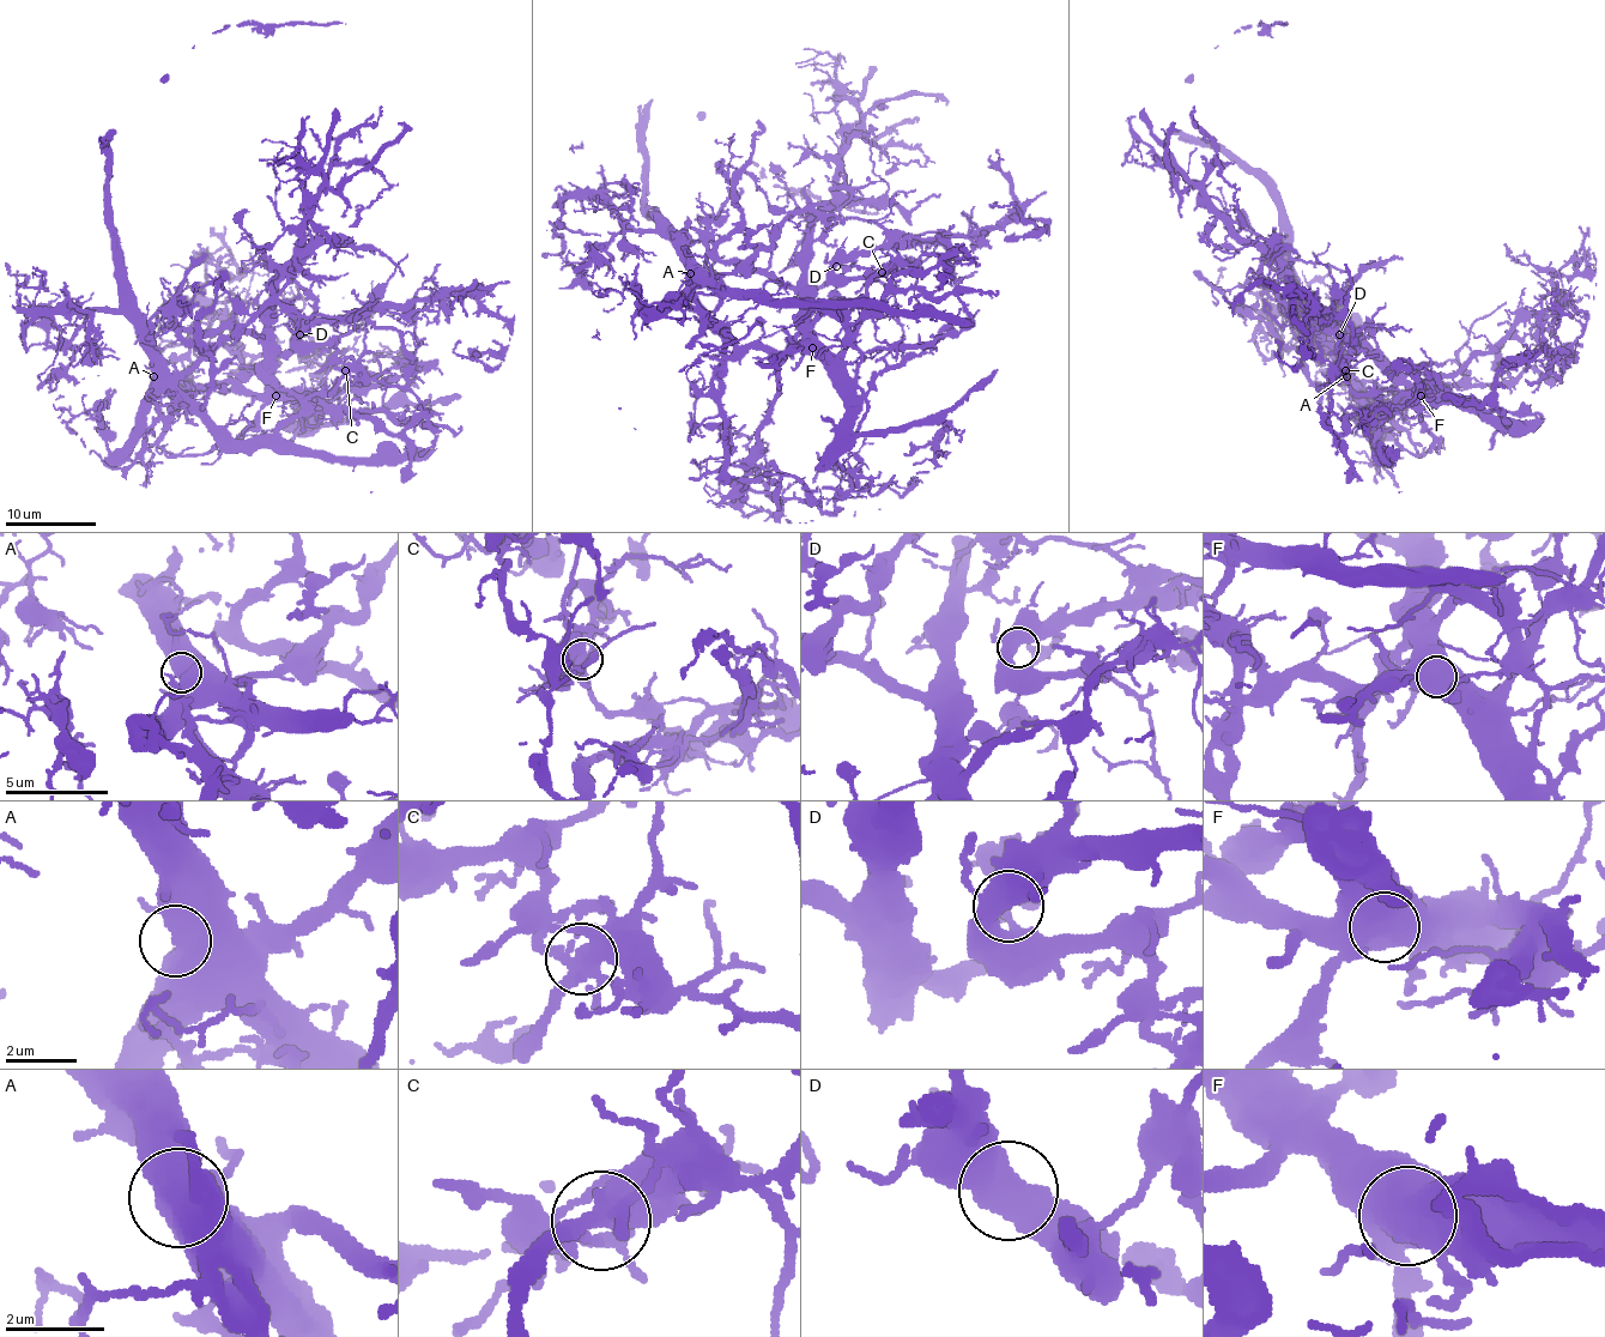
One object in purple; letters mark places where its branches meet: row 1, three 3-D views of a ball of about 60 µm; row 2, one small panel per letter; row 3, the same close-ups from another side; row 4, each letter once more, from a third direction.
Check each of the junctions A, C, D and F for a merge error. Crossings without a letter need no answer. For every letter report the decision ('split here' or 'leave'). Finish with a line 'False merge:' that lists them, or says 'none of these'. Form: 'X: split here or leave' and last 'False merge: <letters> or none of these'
A: leave
C: split here
D: leave
F: leave
False merge: C

